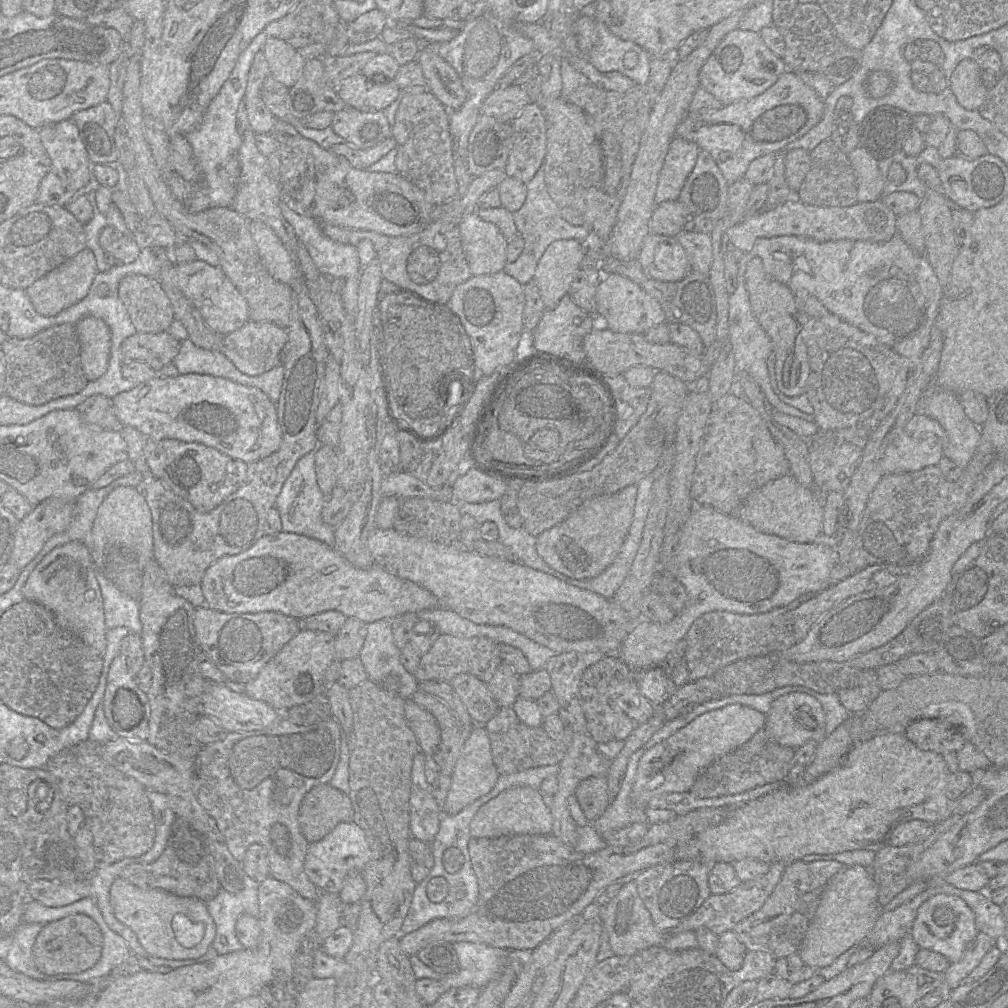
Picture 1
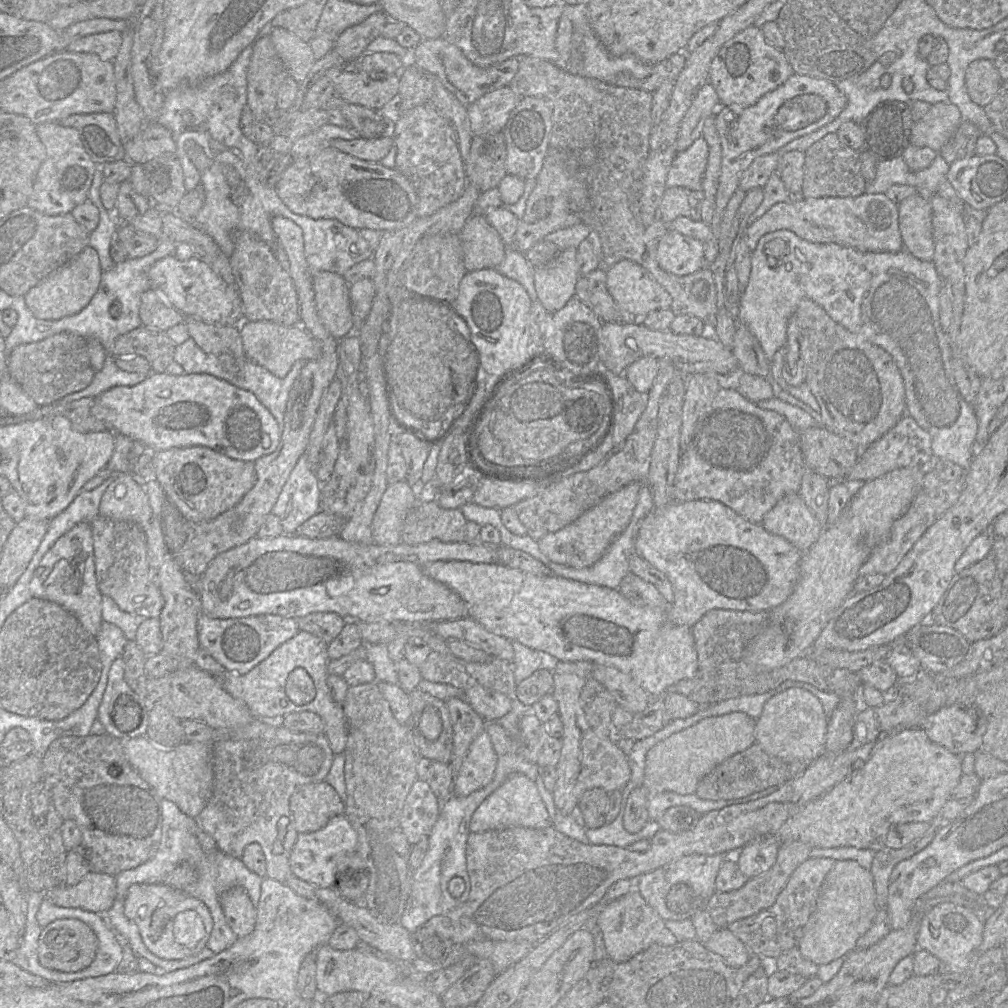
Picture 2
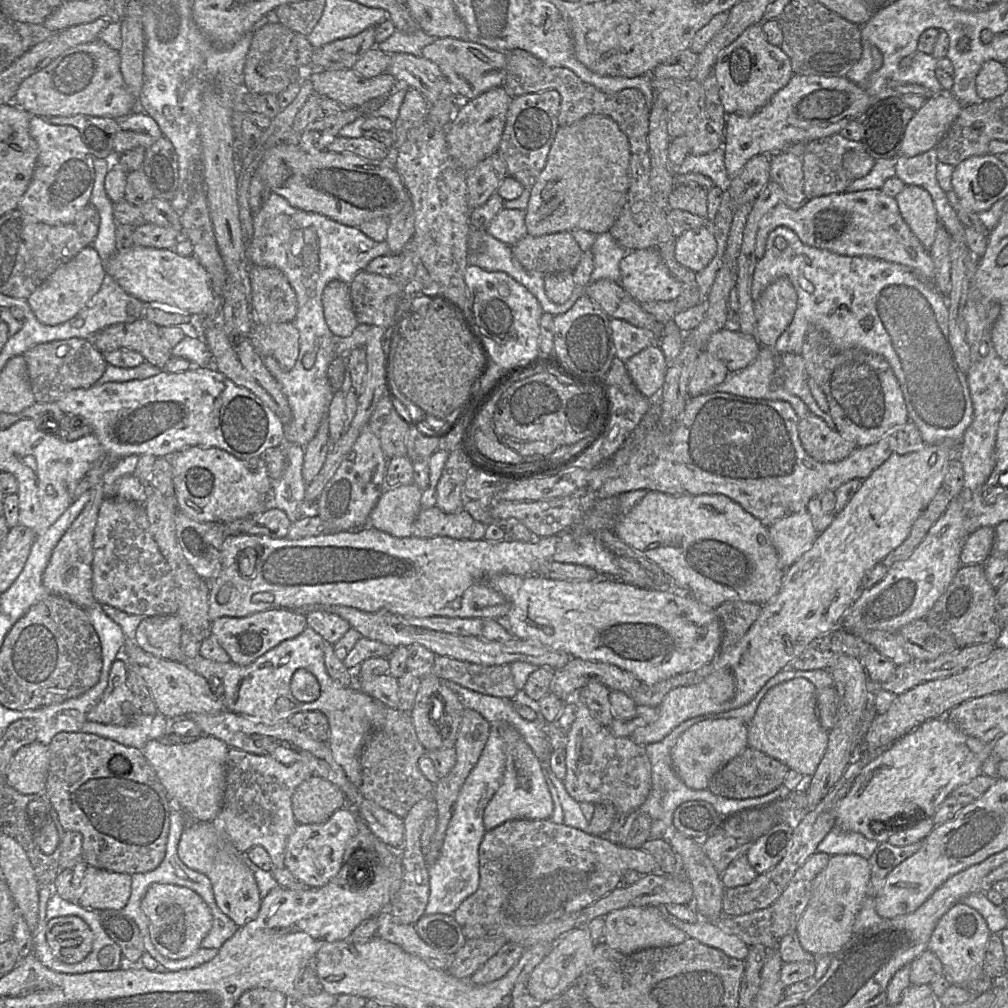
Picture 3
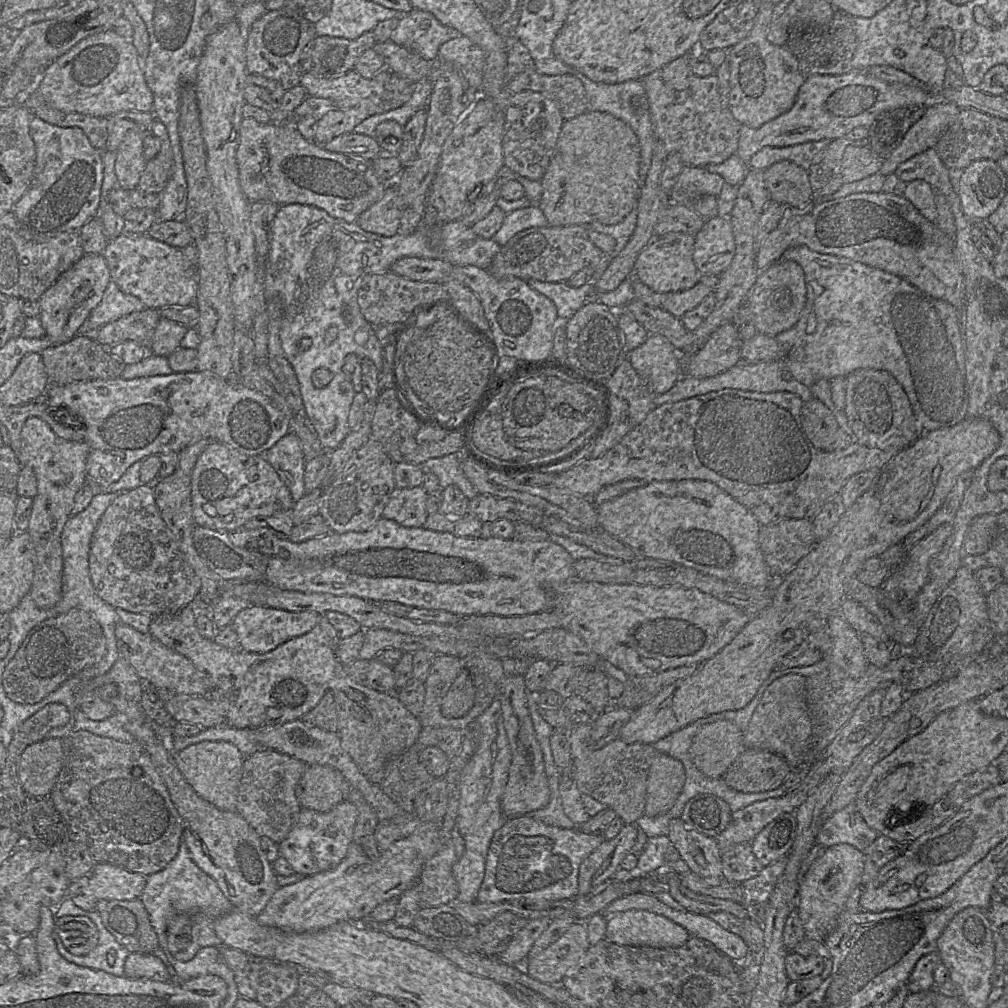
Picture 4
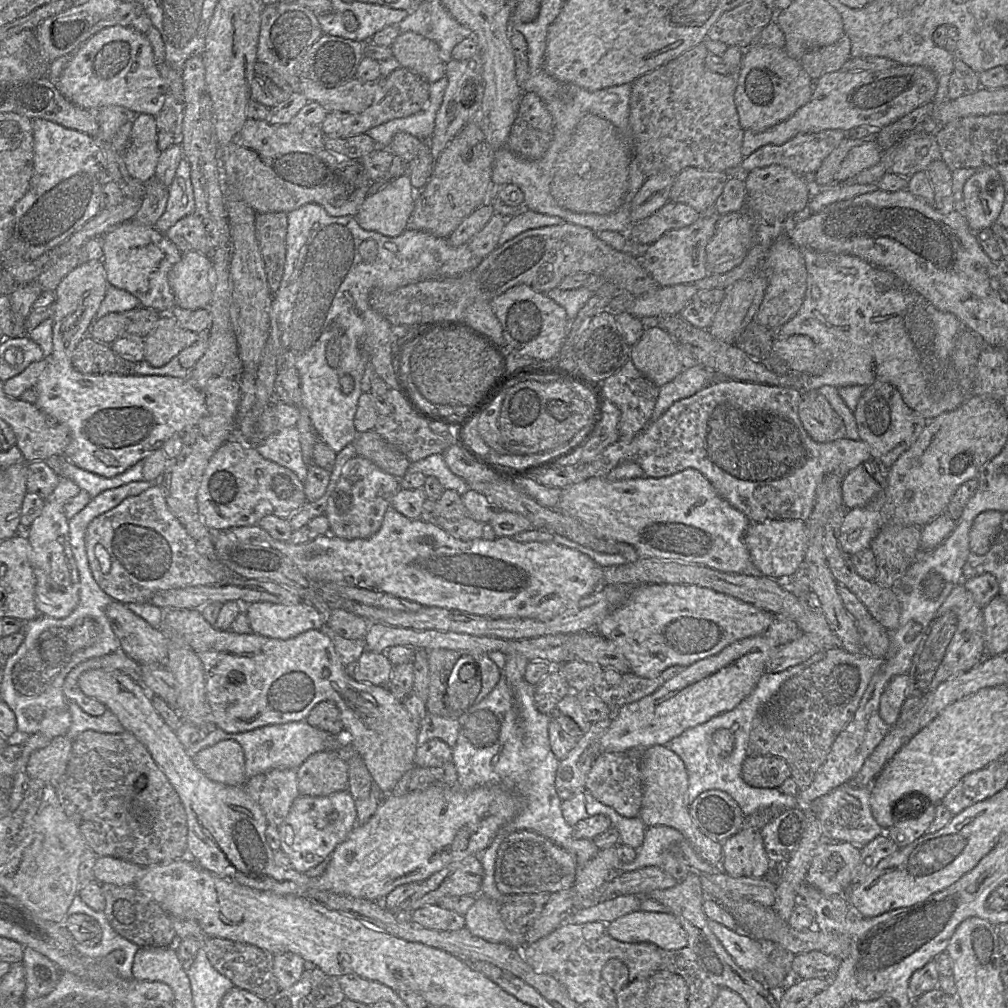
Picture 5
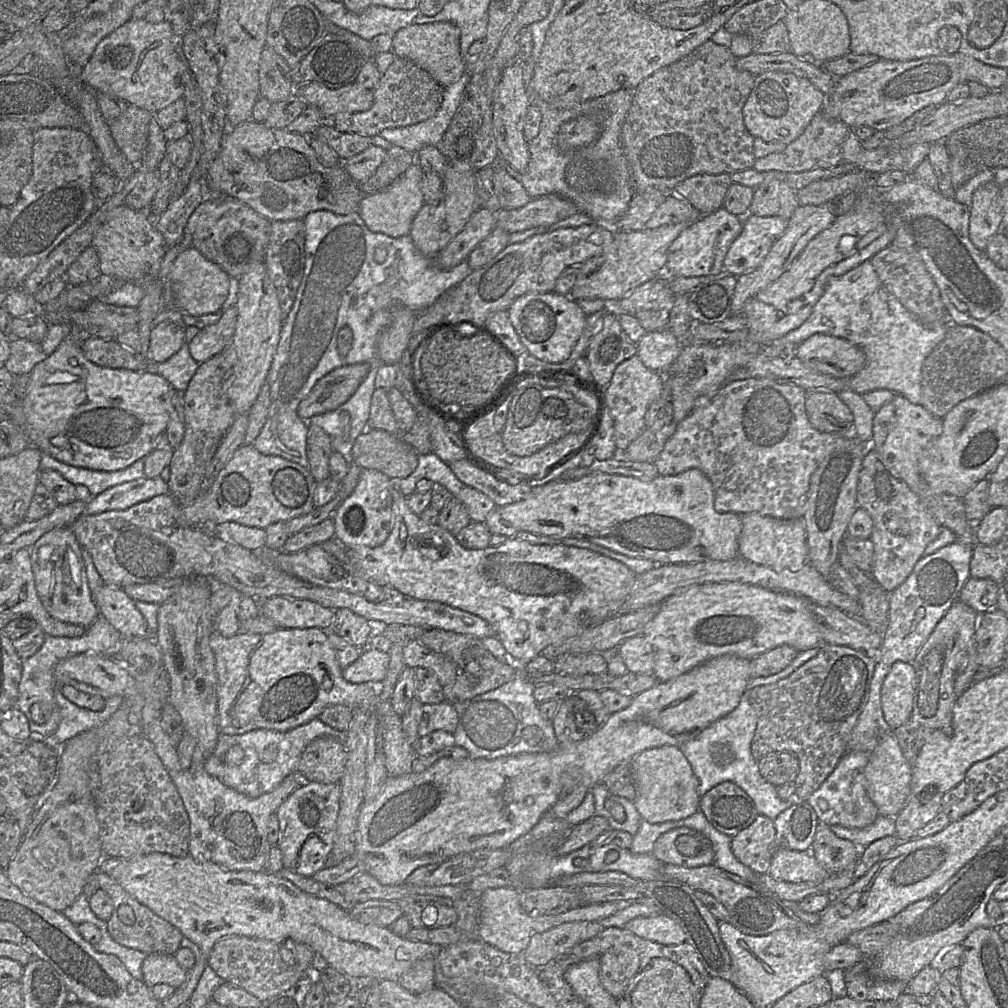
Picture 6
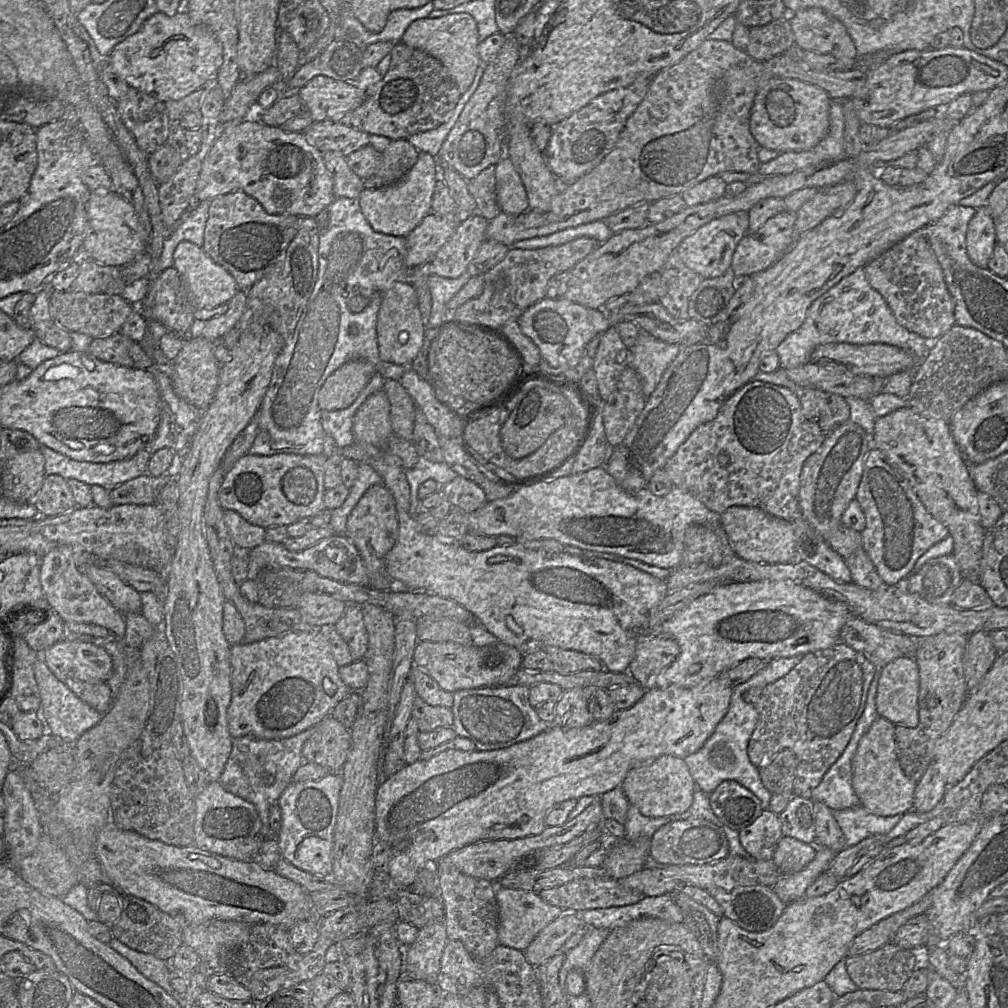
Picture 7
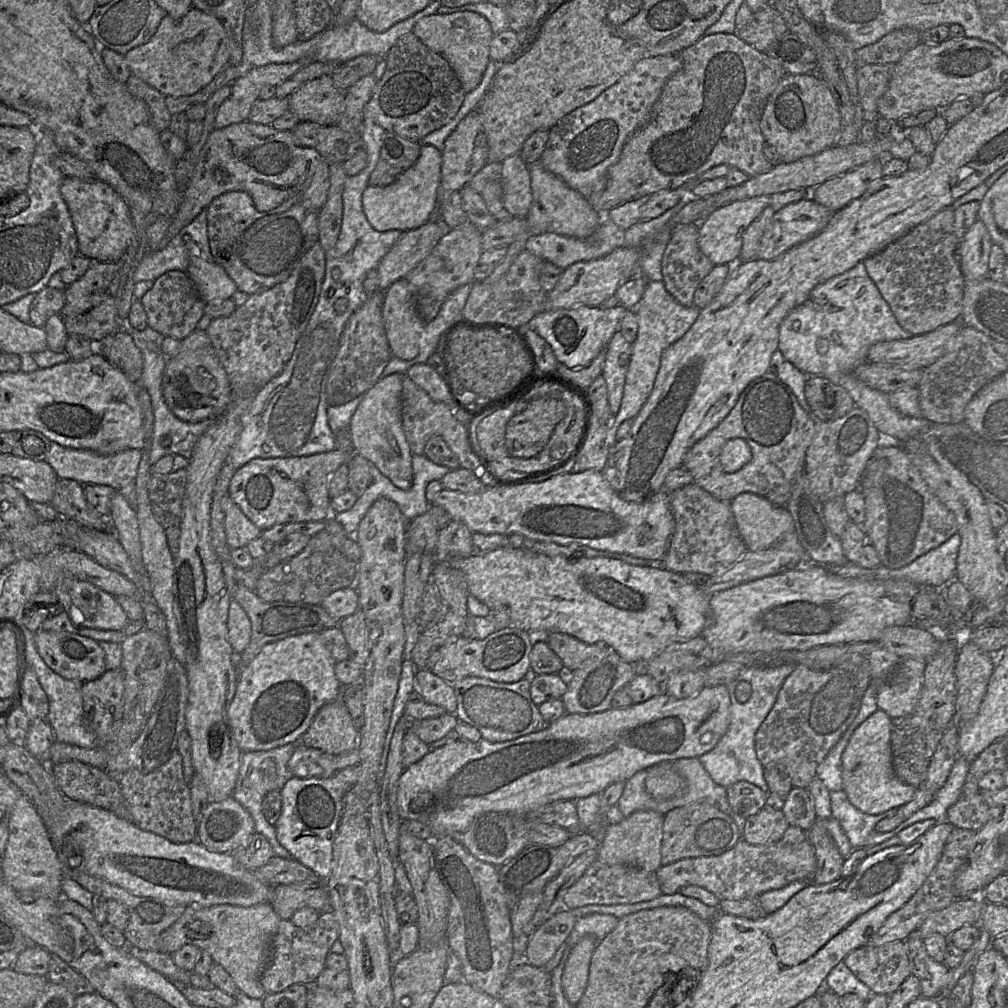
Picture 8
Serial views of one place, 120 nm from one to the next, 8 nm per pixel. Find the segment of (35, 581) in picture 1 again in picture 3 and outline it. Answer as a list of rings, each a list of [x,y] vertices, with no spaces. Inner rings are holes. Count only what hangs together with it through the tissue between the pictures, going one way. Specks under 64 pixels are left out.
[[[101,480],[100,483],[98,483],[91,489],[91,491],[92,491],[91,501],[86,505],[83,511],[73,521],[68,530],[58,541],[57,545],[52,551],[51,557],[42,576],[43,584],[51,594],[63,596],[68,600],[70,600],[75,605],[85,610],[92,607],[96,602],[93,595],[92,563],[94,558],[93,540],[94,540],[94,533],[97,524],[99,510],[105,499],[107,499],[108,497],[115,497],[115,496],[109,496],[109,487],[107,485],[103,485]]]

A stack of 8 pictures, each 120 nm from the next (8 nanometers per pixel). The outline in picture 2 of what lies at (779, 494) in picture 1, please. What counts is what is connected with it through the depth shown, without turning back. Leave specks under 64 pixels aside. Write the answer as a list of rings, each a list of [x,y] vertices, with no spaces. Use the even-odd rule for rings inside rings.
[[[799,493],[782,498],[764,516],[761,525],[768,532],[785,538],[802,553],[818,541],[824,529]]]

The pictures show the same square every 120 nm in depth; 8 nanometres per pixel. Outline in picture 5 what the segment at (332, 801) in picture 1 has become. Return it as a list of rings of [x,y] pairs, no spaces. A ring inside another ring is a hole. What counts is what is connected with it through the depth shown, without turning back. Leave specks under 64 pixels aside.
[[[337,751],[311,755],[296,770],[299,794],[323,797],[348,790],[348,765]]]

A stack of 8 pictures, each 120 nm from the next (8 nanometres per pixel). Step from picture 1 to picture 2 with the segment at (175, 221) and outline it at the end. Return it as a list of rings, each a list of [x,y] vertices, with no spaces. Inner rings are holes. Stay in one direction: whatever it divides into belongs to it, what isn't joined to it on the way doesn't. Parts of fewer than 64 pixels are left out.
[[[238,231],[234,250],[229,257],[235,286],[242,301],[244,320],[269,321],[283,326],[300,325],[297,292],[289,271],[286,271],[267,243],[247,231]]]

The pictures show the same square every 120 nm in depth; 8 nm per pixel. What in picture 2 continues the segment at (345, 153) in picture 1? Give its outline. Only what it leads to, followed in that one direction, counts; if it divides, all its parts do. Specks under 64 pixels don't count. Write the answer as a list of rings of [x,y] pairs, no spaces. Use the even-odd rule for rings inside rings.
[[[381,136],[375,139],[333,139],[327,143],[329,147],[372,162],[380,162],[385,158],[393,144],[393,139],[389,136]]]

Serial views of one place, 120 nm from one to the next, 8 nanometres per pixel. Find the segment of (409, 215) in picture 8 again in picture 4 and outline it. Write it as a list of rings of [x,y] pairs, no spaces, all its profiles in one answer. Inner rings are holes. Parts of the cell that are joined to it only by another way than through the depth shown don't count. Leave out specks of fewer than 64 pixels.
[[[397,180],[387,185],[382,199],[357,219],[357,224],[366,232],[384,237],[393,237],[399,231],[402,217],[402,198],[399,195]]]

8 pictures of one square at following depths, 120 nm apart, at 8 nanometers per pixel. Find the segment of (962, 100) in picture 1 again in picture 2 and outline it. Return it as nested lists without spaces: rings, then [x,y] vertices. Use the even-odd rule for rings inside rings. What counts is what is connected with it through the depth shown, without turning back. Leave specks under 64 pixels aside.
[[[977,59],[972,61],[965,72],[965,85],[973,102],[979,106],[986,106],[996,96],[1002,78],[989,59]]]

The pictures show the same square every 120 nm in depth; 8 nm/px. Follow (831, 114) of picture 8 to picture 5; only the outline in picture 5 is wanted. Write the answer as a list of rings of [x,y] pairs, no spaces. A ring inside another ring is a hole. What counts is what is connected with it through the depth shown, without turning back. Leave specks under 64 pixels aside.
[[[757,42],[744,49],[741,64],[736,72],[736,79],[735,105],[740,126],[743,130],[754,132],[764,132],[790,118],[811,100],[814,90],[814,81],[799,60],[790,57],[783,48],[762,45]]]

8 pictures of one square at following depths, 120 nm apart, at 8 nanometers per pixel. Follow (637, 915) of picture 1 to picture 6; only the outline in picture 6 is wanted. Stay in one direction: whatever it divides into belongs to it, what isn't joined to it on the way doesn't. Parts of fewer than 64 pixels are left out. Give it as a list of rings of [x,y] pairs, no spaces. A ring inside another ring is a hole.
[[[665,914],[635,918],[626,924],[624,929],[663,945],[678,945],[686,942],[683,929]]]

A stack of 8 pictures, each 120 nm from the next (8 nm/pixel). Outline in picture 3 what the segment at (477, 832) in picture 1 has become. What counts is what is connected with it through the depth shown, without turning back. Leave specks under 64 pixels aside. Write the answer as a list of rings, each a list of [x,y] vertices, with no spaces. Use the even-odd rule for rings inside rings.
[[[507,723],[498,725],[503,740],[505,768],[500,786],[487,804],[483,823],[486,831],[515,819],[545,820],[553,811],[553,801],[549,793],[539,759],[519,732]]]

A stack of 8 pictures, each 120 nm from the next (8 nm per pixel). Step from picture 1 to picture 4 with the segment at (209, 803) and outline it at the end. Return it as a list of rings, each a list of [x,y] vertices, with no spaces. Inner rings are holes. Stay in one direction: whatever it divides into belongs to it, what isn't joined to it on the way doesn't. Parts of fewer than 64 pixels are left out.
[[[272,749],[260,750],[245,758],[236,811],[260,837],[268,837],[277,844],[287,837],[302,809],[297,800],[295,788],[307,767],[308,765],[303,761]]]

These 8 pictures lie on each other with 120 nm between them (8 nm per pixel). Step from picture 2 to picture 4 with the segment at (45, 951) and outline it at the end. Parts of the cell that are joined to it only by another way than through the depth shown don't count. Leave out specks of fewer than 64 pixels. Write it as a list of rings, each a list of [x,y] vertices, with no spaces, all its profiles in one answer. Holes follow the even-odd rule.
[[[63,916],[55,920],[55,929],[65,948],[73,955],[91,952],[99,940],[94,922],[86,916]]]

